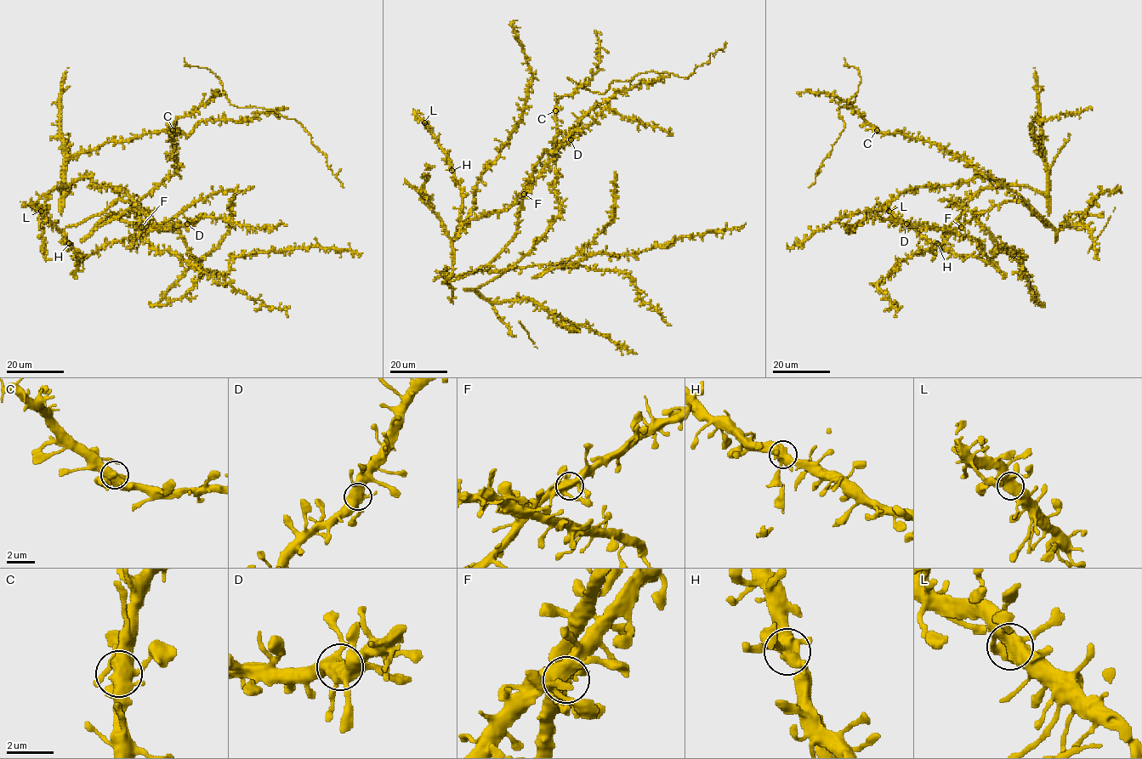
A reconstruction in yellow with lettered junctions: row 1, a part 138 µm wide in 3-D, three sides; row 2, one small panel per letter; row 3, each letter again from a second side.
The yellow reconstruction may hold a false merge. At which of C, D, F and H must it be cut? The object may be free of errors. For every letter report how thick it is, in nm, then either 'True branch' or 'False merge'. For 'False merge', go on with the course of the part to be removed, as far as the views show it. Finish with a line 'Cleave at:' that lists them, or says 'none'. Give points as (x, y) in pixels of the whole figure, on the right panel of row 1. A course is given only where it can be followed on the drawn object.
C: Thickness 500 nm. True branch
D: Thickness 550 nm. True branch
F: Thickness 500 nm. True branch
H: Thickness 550 nm. True branch
Cleave at: none

